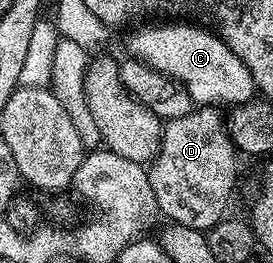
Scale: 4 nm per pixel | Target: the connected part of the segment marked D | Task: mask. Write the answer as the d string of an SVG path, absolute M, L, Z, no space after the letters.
M200 105L186 117L169 119L163 124L164 136L160 142L160 152L147 168L150 189L154 189L154 201L158 201L160 215L165 220L186 225L207 233L214 224L225 218L232 190L236 187L236 159L238 152L228 136L226 115L219 106Z

